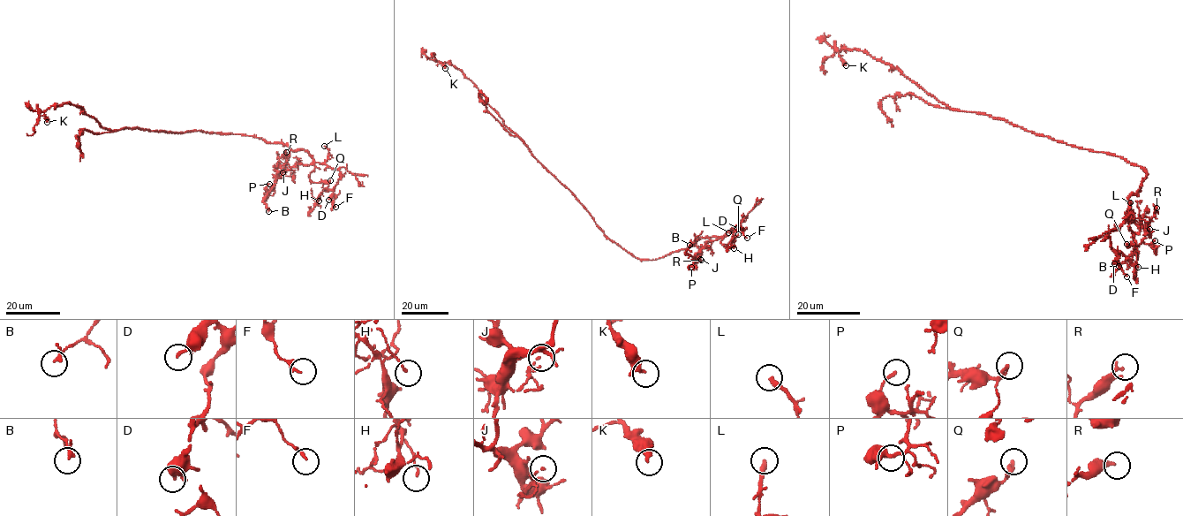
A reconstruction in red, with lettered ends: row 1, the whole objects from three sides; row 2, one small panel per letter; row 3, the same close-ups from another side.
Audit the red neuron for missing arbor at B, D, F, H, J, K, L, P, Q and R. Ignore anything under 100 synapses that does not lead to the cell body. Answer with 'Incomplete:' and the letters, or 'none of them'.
Incomplete: none of them

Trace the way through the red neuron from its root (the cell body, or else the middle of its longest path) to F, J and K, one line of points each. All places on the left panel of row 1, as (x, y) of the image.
F: (173, 132), (240, 133), (305, 149), (315, 162), (341, 172), (334, 191), (335, 207)
J: (173, 132), (252, 135), (305, 149), (312, 159), (277, 177), (282, 172)
K: (173, 132), (138, 127), (111, 132), (86, 115), (82, 108), (67, 102), (48, 108), (44, 112), (47, 122)

